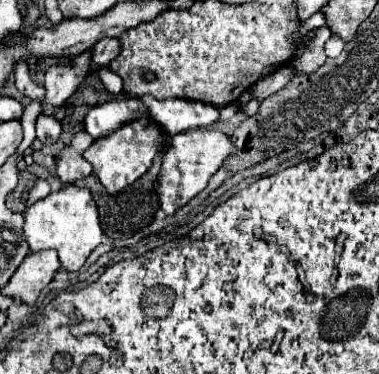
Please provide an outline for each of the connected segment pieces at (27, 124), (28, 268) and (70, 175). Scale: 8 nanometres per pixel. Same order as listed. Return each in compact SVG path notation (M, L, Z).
M32 101L29 106L24 108L24 113L20 119L24 137L15 155L21 155L23 157L25 150L31 146L33 140L36 138L35 121L41 110L39 101Z
M53 249L29 253L25 261L17 267L17 273L13 273L9 285L1 289L1 295L15 297L25 301L27 305L33 305L59 267L61 263L57 261L57 253L53 253Z
M81 129L67 147L63 147L55 157L53 157L53 167L55 167L55 175L65 183L71 185L75 179L87 177L91 173L91 163L87 163L83 159L83 149L89 147L95 139L91 137L89 141L83 141L87 137L85 129Z

